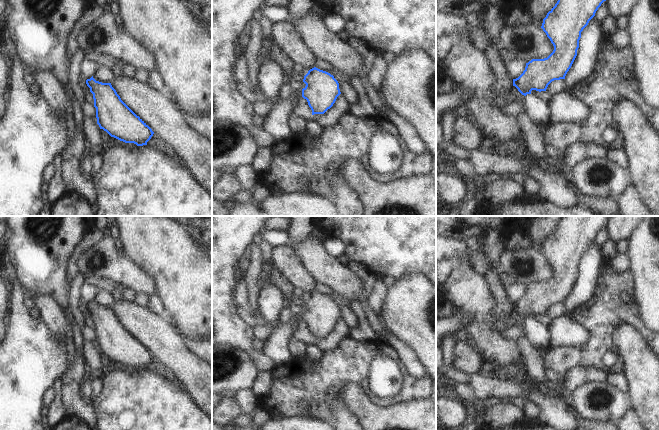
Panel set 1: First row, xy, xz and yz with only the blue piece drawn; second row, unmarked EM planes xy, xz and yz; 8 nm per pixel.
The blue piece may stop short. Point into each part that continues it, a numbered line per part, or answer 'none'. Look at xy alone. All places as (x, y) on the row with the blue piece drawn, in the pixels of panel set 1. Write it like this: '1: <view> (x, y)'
none

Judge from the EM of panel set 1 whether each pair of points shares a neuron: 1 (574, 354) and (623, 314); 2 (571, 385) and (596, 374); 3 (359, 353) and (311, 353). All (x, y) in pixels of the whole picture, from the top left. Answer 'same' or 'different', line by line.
1: same
2: same
3: different

